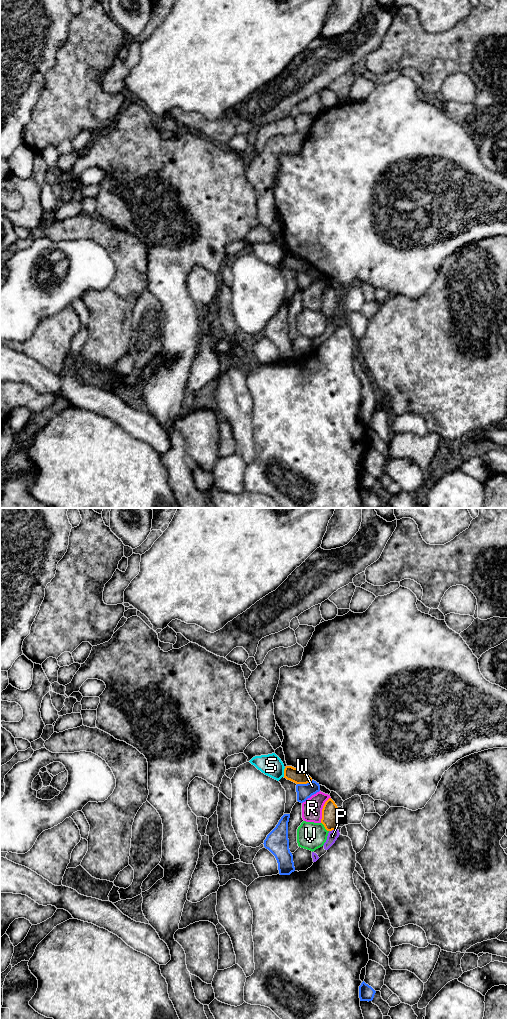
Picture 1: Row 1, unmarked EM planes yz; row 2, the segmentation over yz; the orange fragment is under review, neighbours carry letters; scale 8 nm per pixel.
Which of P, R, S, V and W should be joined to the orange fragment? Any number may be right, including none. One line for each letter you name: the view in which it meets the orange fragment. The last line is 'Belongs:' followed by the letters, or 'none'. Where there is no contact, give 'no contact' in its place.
Belongs: none

